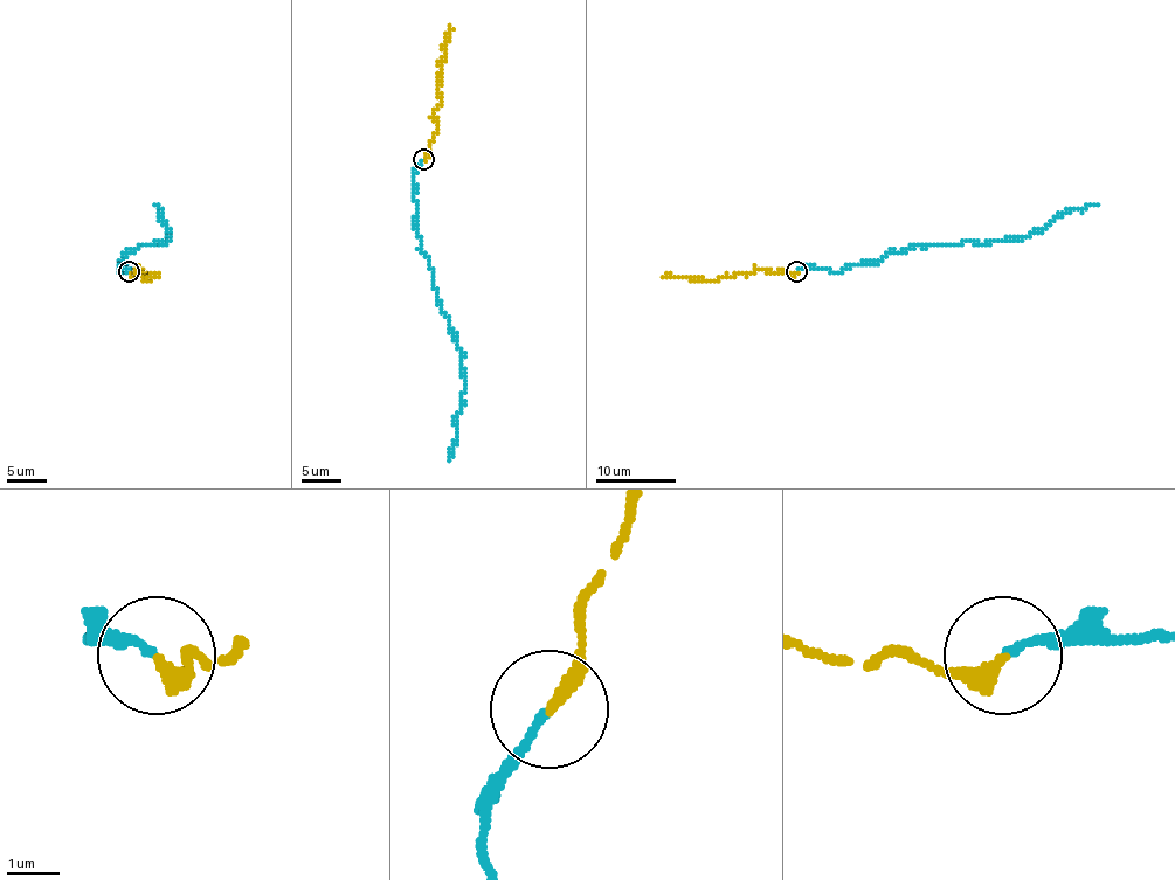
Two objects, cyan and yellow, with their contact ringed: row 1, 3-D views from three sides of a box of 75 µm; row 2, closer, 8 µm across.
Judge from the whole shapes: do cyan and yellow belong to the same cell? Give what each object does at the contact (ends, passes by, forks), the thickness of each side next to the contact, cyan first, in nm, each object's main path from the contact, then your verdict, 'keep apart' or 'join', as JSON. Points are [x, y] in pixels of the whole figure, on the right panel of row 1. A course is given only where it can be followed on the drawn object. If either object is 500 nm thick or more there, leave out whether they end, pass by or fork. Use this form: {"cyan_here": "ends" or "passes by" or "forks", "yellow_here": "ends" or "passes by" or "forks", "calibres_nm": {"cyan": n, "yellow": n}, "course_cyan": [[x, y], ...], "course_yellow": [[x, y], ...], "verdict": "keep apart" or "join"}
{"cyan_here": "ends", "yellow_here": "ends", "calibres_nm": {"cyan": 130, "yellow": 300}, "course_cyan": [[797, 271], [841, 271], [916, 246], [1027, 237], [1065, 212], [1099, 206]], "course_yellow": [[797, 271], [739, 271], [705, 282], [663, 276]], "verdict": "keep apart"}

